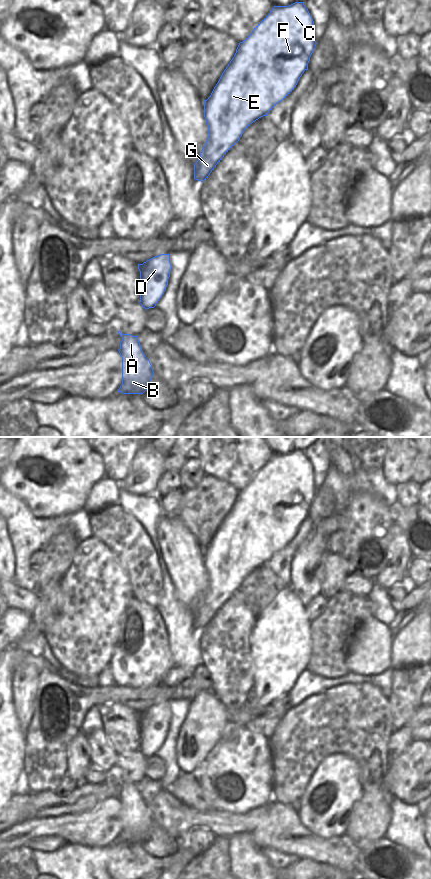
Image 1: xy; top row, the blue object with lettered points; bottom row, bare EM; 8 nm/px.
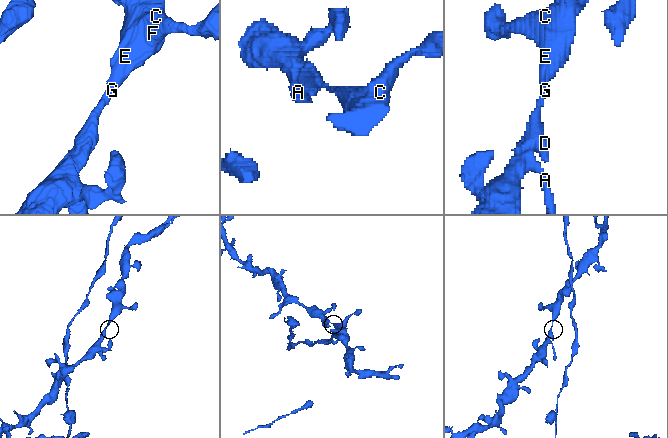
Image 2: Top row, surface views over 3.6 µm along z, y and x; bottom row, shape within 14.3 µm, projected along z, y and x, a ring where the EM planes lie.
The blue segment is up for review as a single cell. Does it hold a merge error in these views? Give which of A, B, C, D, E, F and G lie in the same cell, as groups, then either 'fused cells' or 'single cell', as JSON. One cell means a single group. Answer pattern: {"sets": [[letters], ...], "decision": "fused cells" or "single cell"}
{"sets": [["A", "B", "C", "D", "E", "F", "G"]], "decision": "single cell"}

